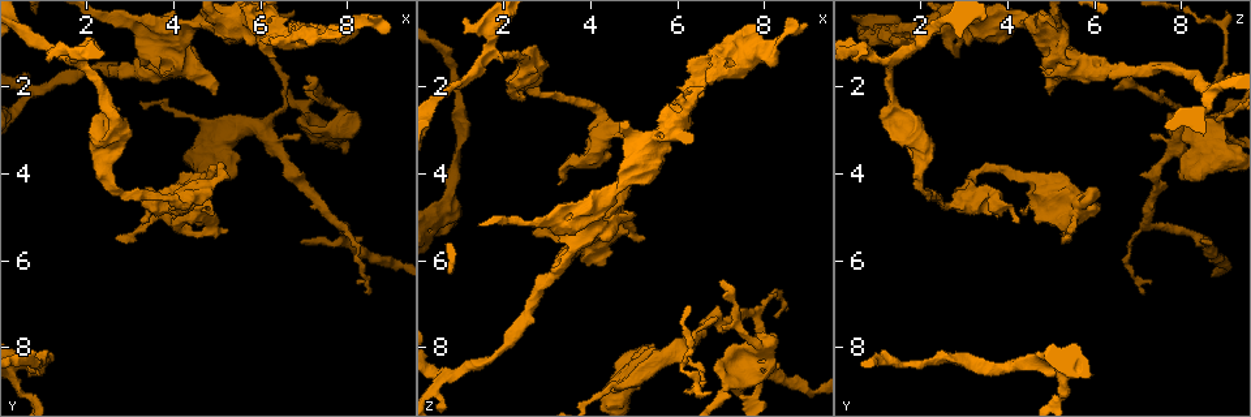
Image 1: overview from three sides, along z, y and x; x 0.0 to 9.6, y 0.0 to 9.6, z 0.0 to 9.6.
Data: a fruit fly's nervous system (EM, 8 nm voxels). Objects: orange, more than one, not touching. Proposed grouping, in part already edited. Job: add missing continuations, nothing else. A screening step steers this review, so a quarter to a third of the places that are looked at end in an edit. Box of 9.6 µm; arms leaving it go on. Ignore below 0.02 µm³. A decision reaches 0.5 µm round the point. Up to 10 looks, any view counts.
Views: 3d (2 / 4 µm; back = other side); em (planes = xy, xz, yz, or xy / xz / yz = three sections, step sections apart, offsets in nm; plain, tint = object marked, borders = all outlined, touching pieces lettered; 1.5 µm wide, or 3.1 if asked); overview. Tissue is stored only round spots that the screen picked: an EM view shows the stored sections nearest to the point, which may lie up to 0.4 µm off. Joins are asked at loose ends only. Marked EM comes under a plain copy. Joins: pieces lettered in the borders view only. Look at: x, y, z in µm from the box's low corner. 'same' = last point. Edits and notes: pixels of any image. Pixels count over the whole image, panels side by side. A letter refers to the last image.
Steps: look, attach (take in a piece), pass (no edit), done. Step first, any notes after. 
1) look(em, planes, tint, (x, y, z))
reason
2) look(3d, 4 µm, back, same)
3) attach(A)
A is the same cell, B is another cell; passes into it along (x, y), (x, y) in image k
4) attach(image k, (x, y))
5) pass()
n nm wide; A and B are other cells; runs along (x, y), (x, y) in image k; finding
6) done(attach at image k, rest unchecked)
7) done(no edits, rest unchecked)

look(em, planes, borders, (3.90, 4.90, 3.70))
an open end

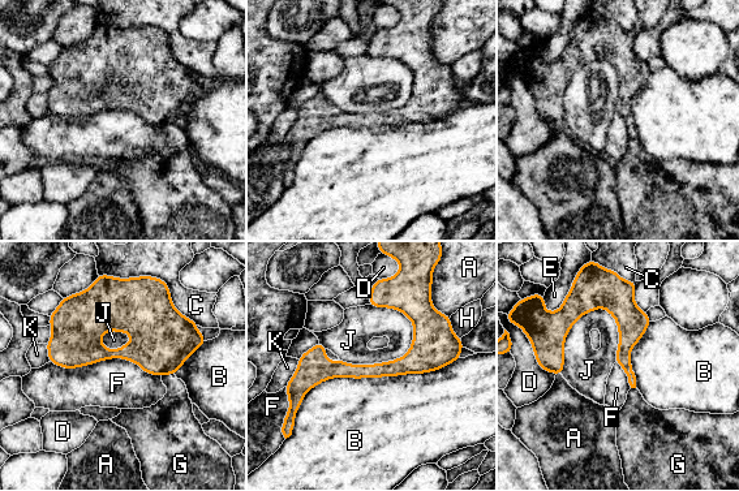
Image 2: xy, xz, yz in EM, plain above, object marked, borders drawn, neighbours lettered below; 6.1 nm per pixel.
pass()
A, B, C, D, E, F, G, H, J and K are other cells; no lettered piece goes on from it

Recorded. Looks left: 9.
look(em, yz, step 8, tint, (7.15, 3.00, 8.10))

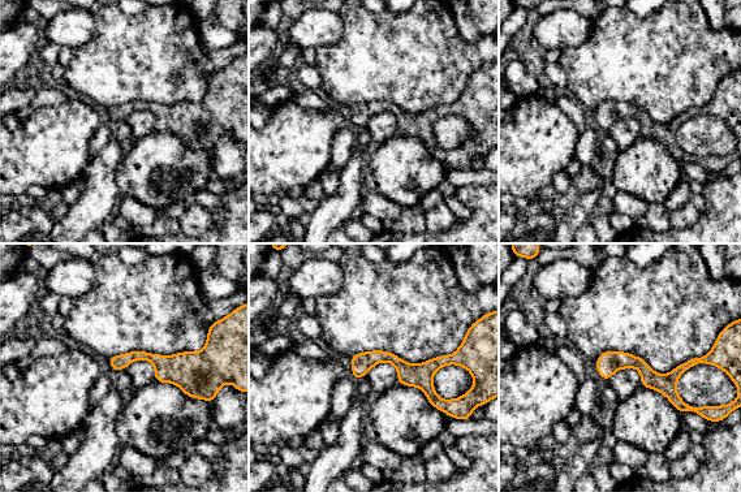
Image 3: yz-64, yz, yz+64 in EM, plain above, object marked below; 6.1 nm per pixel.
look(em, planes, borders, same)
another direction

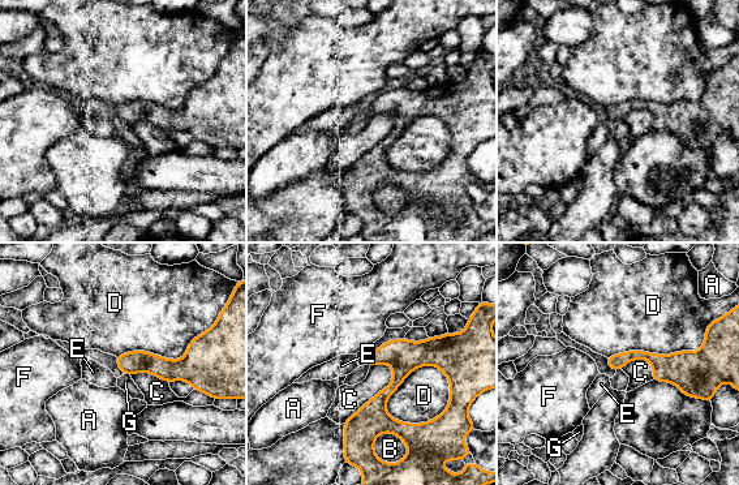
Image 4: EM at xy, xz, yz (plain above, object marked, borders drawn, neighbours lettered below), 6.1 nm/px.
pass()
A, B, C, D, E, F and G are other cells; runs along (443, 339), (381, 398), (365, 446) in image 4; none of them fits

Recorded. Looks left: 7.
look(3d, 4 µm, (4.40, 4.70, 6.10))
thick end

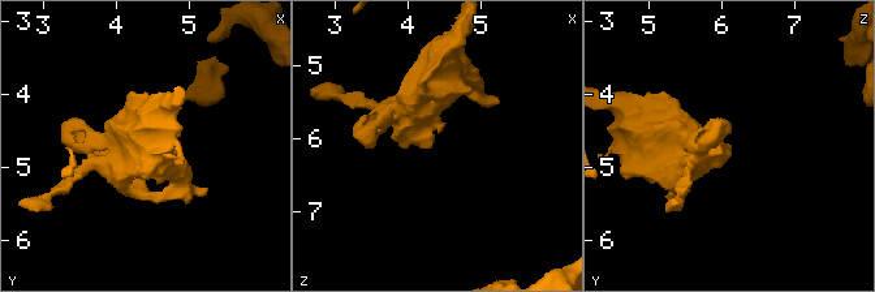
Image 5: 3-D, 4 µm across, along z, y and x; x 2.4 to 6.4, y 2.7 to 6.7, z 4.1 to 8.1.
look(em, planes, tint, (4.35, 4.65, 6.10))

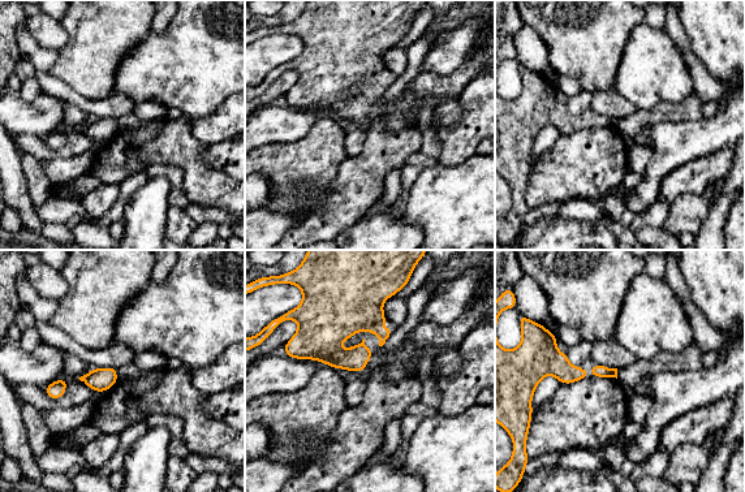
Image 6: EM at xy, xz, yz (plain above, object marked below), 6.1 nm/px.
look(em, planes, borders, same)
what lies round it

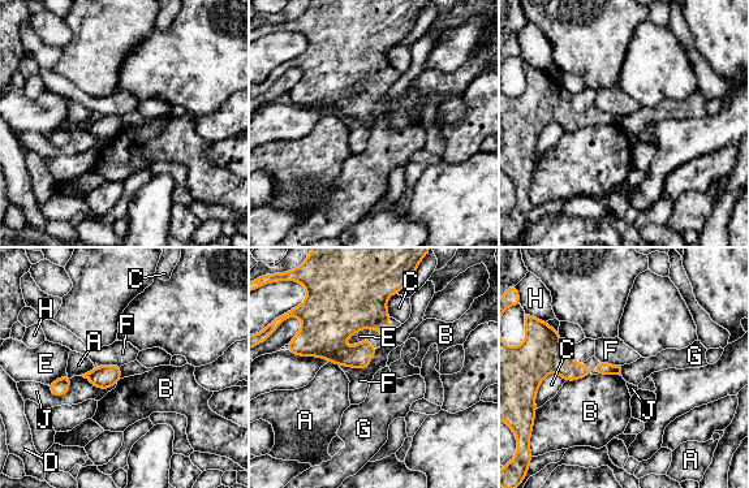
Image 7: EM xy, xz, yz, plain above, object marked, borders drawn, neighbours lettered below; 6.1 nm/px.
pass()
A, B, C, D, E, F, G, H and J are other cells; no lettered piece goes on from it

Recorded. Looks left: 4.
look(3d, 4 µm, back, (4.90, 2.20, 4.90))
branch stops here

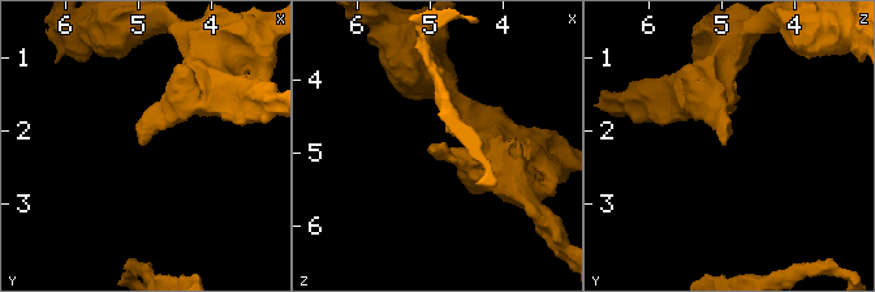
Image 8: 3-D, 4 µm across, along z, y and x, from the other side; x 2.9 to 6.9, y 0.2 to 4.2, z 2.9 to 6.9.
look(em, planes, borders, (4.95, 2.20, 5.00))

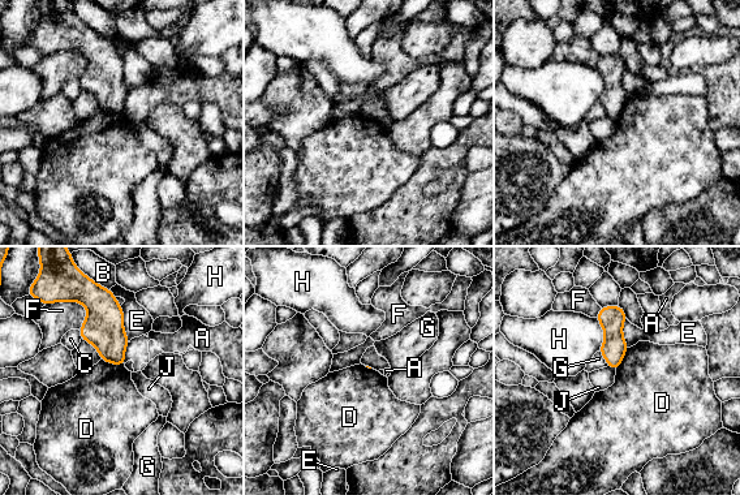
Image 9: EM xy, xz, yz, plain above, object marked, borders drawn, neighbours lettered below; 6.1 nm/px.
pass()
A, B, C, D, E, F, G, H and J are other cells; border along (100, 358), (124, 365) in image 9; none of them fits

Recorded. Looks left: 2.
done(no edits, rest unchecked)

